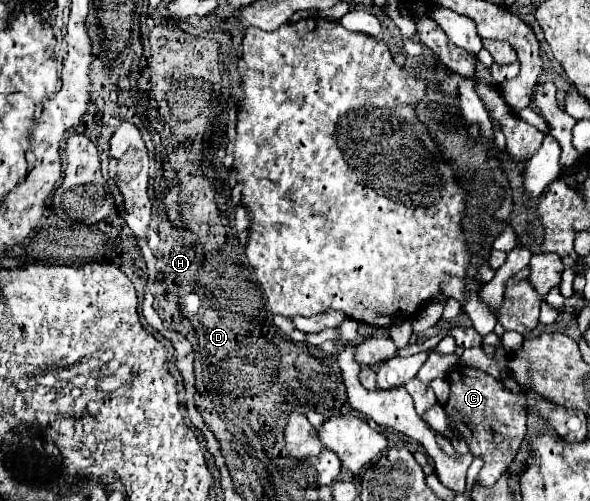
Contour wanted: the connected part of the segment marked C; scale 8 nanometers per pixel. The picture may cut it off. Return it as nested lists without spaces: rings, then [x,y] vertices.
[[[455,367],[447,381],[451,383],[451,395],[447,401],[447,415],[459,423],[455,431],[463,435],[469,443],[469,451],[473,455],[481,455],[485,465],[477,475],[477,483],[493,485],[505,467],[513,461],[519,445],[525,437],[525,421],[527,421],[527,397],[517,397],[503,387],[501,381],[491,379],[485,371],[473,367]]]

